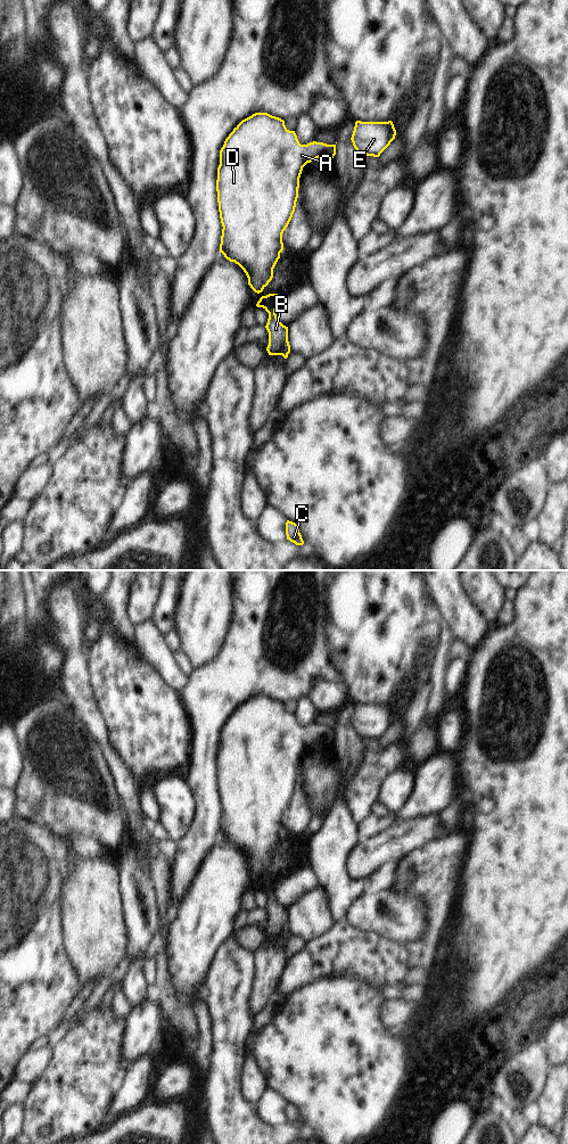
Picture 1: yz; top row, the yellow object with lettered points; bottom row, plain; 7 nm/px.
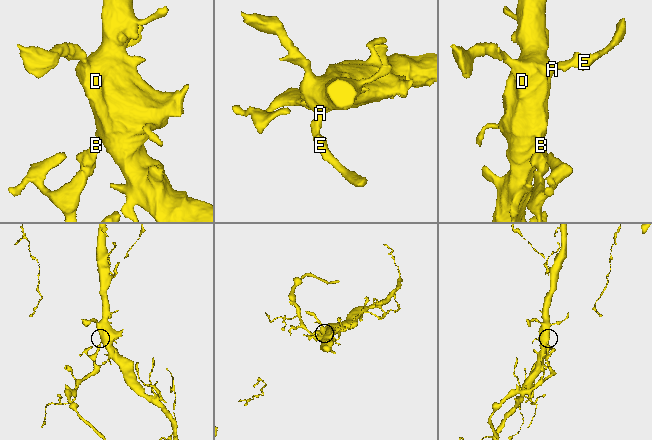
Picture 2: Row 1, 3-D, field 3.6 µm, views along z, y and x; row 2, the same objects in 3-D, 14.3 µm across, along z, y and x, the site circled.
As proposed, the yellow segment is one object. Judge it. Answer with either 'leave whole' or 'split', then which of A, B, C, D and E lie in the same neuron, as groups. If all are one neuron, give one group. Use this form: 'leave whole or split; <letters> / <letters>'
leave whole; A B C D E

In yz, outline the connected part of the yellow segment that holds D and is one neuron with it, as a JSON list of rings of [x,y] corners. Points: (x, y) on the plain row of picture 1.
[[[255,696],[242,702],[225,722],[220,733],[216,763],[219,795],[223,809],[220,836],[244,853],[248,867],[255,875],[262,875],[273,861],[273,851],[283,833],[282,816],[295,795],[303,750],[319,740],[326,739],[331,744],[335,738],[336,726],[313,724],[301,727],[295,714],[289,714],[283,702],[267,696]]]

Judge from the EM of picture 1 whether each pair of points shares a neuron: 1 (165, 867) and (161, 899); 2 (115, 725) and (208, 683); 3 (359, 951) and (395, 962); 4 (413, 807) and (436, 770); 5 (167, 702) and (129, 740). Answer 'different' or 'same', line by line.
1: same
2: different
3: same
4: same
5: same

